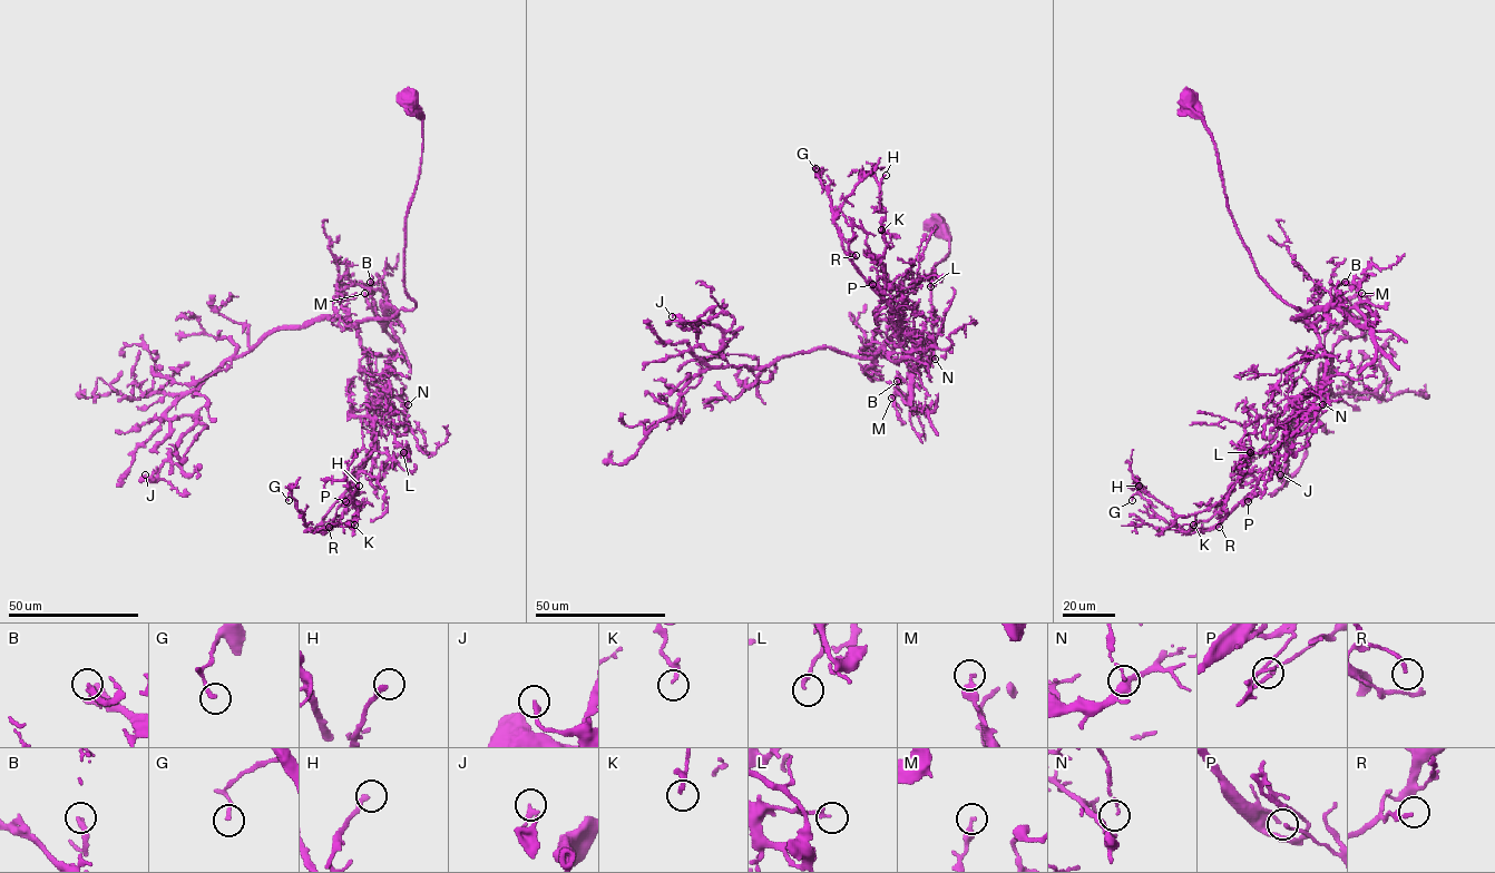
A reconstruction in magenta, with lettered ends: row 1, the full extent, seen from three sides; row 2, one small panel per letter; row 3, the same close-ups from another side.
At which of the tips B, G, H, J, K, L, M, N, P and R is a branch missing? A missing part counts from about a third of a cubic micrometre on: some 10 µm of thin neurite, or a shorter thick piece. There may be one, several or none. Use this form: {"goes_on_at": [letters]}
{"goes_on_at": ["B"]}

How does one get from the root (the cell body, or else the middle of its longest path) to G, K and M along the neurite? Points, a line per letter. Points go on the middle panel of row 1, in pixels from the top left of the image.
G: (934, 225), (949, 241), (930, 291), (943, 330), (893, 335), (893, 362), (911, 337), (846, 253), (816, 168)
K: (934, 225), (949, 241), (930, 291), (943, 330), (893, 335), (897, 362), (911, 340), (881, 295), (881, 229)
M: (934, 225), (949, 241), (930, 291), (943, 330), (925, 343), (909, 402), (891, 398)

